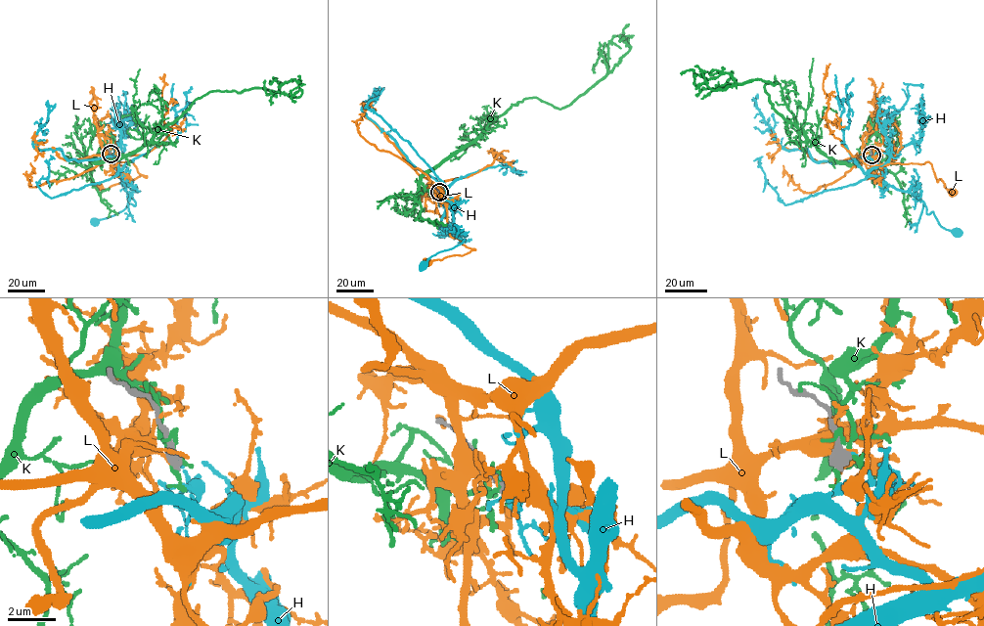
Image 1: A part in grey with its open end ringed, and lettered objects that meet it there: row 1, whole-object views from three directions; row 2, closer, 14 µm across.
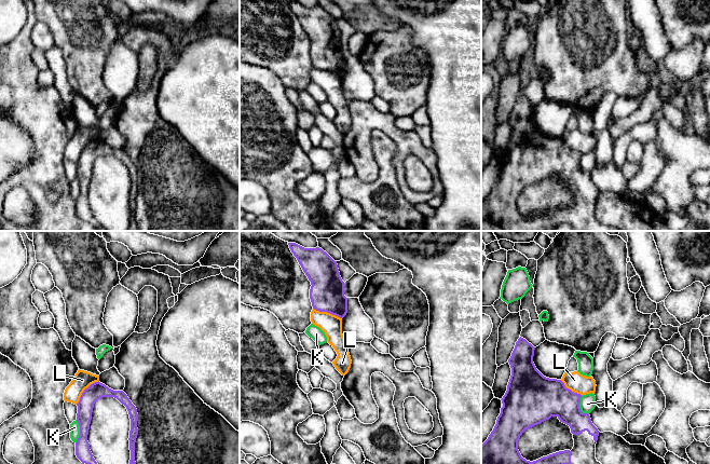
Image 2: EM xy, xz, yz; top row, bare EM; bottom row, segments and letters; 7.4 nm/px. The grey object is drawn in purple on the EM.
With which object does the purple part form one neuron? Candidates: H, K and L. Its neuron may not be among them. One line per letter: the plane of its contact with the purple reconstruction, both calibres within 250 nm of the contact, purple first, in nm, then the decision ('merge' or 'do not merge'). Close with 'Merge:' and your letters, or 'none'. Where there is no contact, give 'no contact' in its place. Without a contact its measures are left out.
H: no contact | do not merge
K: yz | 280/120 nm | do not merge
L: xy | 120/140 nm | do not merge
Merge: none

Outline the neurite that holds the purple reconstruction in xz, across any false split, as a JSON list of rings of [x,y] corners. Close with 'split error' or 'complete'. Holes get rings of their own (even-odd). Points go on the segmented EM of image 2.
[[[296,243],[288,245],[311,282],[313,309],[343,318],[347,313],[347,298],[337,261],[319,247],[304,248]]] | complete

